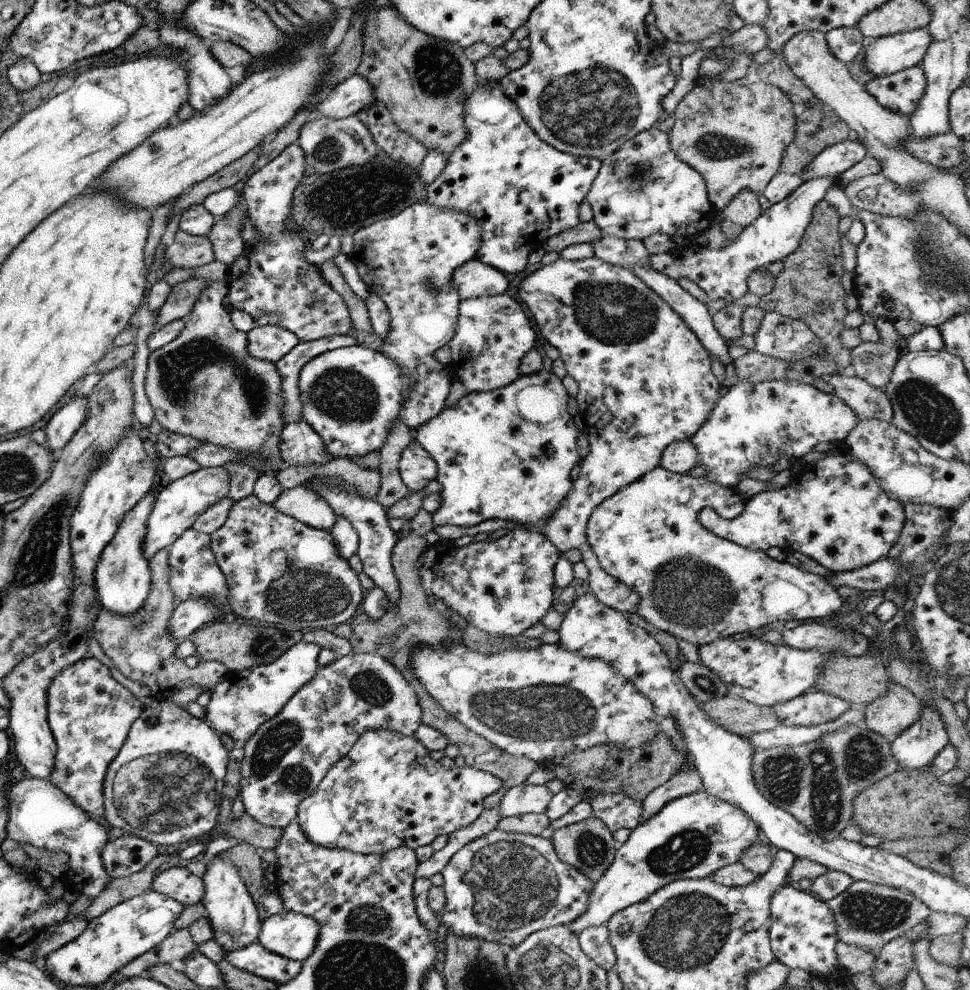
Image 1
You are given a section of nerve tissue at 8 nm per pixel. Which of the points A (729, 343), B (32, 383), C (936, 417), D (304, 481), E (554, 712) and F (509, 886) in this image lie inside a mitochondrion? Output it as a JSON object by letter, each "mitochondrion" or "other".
{"A":"other","B":"other","C":"mitochondrion","D":"other","E":"mitochondrion","F":"mitochondrion"}

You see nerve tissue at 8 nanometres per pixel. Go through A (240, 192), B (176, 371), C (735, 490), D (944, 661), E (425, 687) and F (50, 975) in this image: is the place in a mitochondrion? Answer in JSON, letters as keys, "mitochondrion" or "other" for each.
{"A":"other","B":"mitochondrion","C":"other","D":"other","E":"other","F":"other"}

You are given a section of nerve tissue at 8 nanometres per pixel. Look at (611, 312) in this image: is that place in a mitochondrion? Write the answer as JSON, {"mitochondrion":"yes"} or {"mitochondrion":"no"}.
{"mitochondrion":"yes"}

